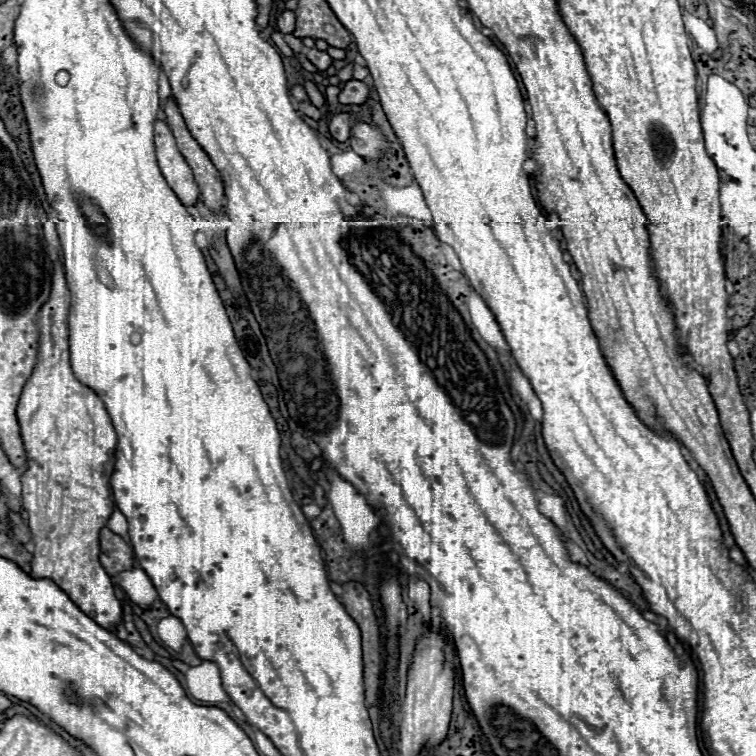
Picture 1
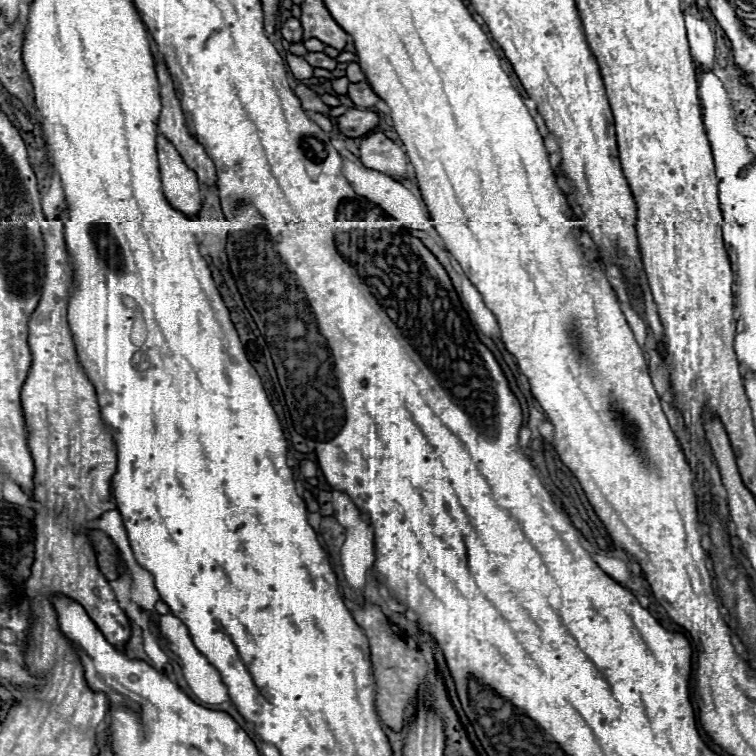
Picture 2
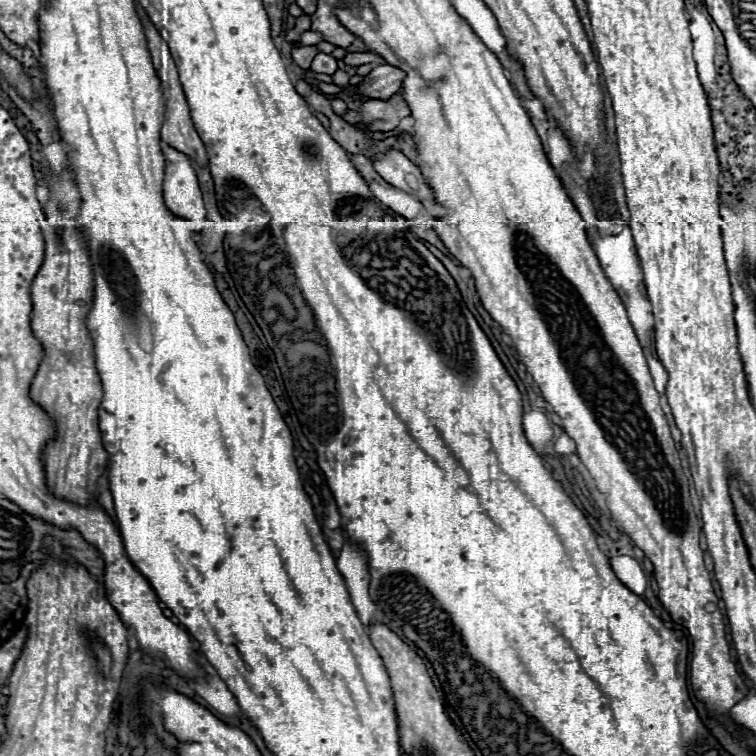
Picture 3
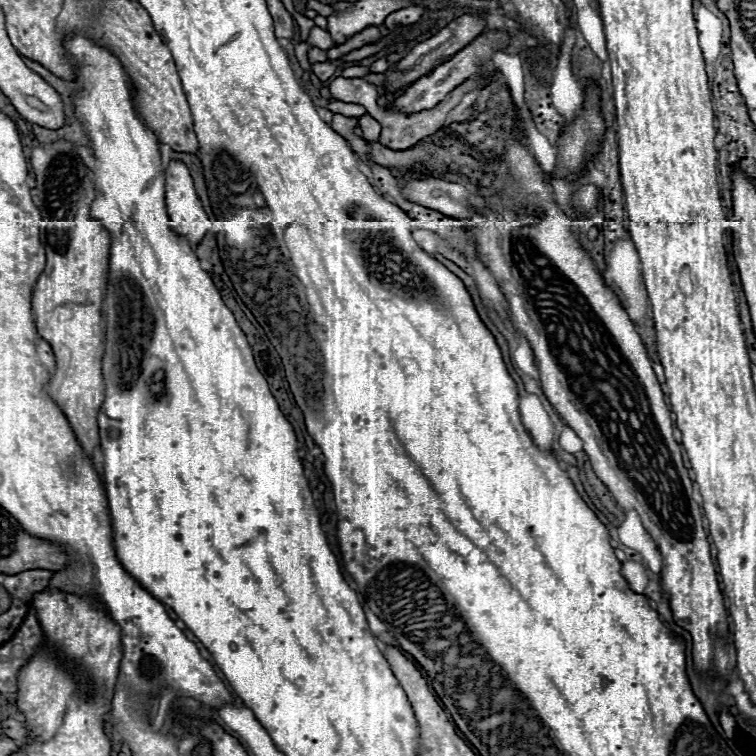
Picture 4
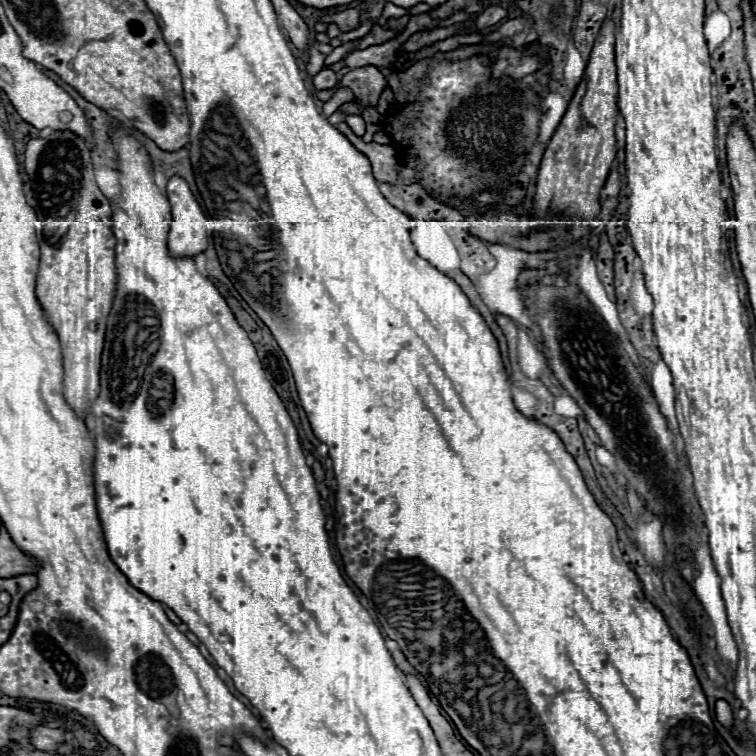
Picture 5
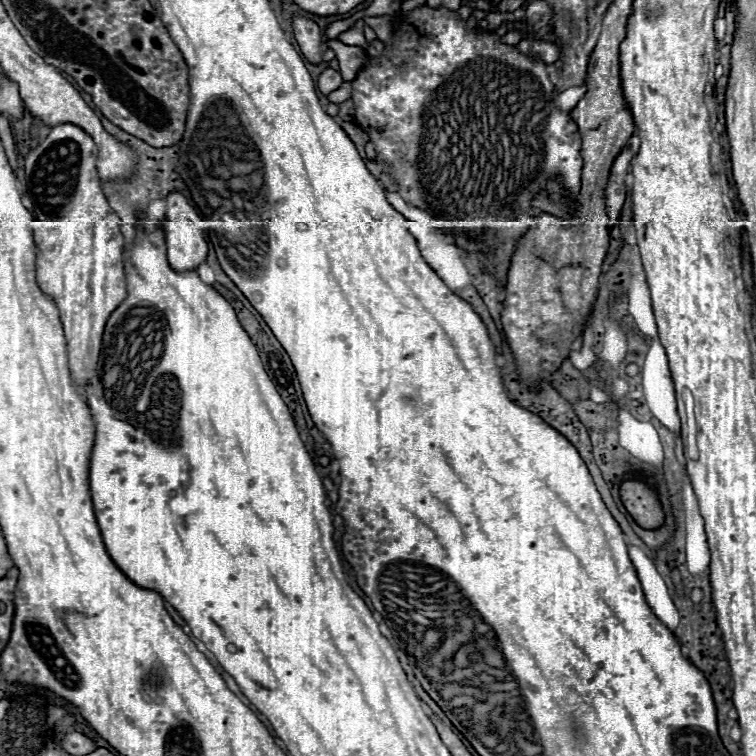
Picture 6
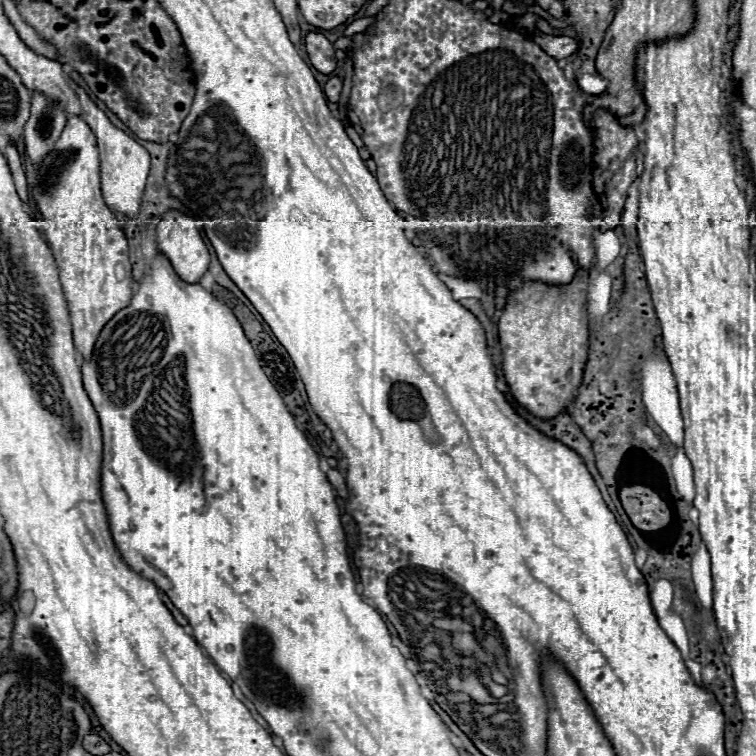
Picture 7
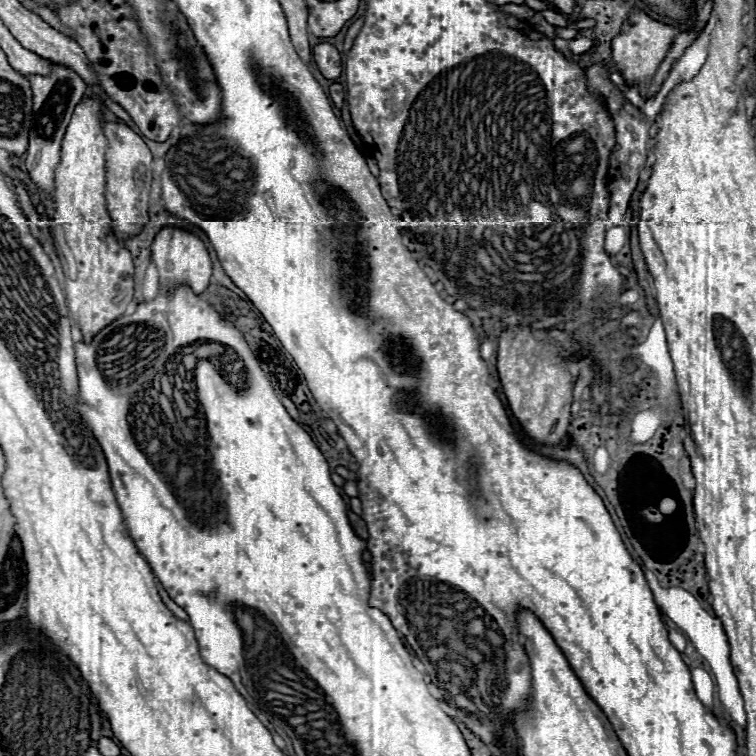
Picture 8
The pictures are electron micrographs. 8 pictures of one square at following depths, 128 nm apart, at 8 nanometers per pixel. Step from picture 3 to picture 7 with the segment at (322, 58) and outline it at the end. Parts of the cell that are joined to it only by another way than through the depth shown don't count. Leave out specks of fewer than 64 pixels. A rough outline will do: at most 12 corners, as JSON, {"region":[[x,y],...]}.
{"region":[[330,76],[324,84],[326,98],[338,102],[342,80],[338,76]]}

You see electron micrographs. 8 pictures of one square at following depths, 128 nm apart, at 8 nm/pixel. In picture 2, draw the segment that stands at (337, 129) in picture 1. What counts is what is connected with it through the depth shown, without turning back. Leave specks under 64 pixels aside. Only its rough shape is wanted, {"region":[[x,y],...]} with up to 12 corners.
{"region":[[348,108],[336,118],[338,132],[364,136],[378,126],[378,114]]}

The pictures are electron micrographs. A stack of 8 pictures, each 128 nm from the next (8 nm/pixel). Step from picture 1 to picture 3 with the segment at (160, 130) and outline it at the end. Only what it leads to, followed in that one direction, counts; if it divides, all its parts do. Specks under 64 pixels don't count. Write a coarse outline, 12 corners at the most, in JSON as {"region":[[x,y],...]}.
{"region":[[164,146],[164,200],[202,226],[206,208],[186,154]]}

